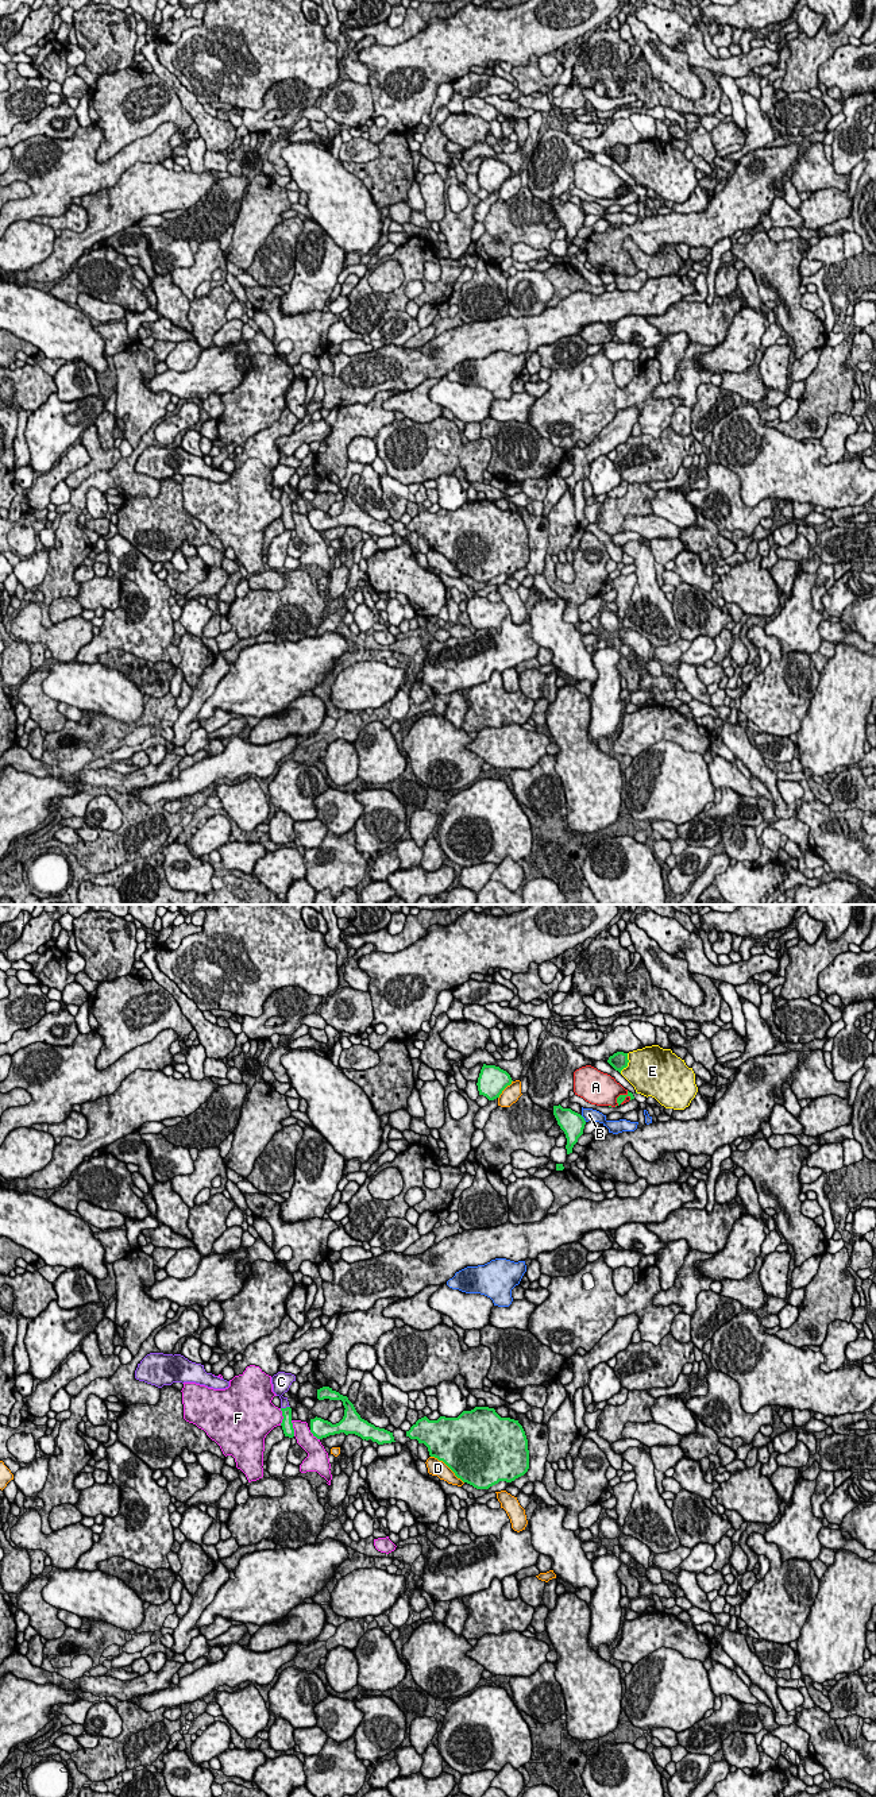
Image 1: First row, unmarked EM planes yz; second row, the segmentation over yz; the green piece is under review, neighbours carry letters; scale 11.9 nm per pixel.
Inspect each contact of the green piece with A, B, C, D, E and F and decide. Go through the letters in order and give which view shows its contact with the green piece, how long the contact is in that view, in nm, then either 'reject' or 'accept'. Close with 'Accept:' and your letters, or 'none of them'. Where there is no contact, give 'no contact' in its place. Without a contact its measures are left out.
A: meets green in yz; contact 260 nm long; reject
B: meets green in yz; contact 110 nm long; reject
C: meets green in yz; contact 120 nm long; accept
D: meets green in yz; contact 500 nm long; reject
E: meets green in yz; contact 260 nm long; reject
F: meets green in yz; contact 200 nm long; reject
Accept: C

